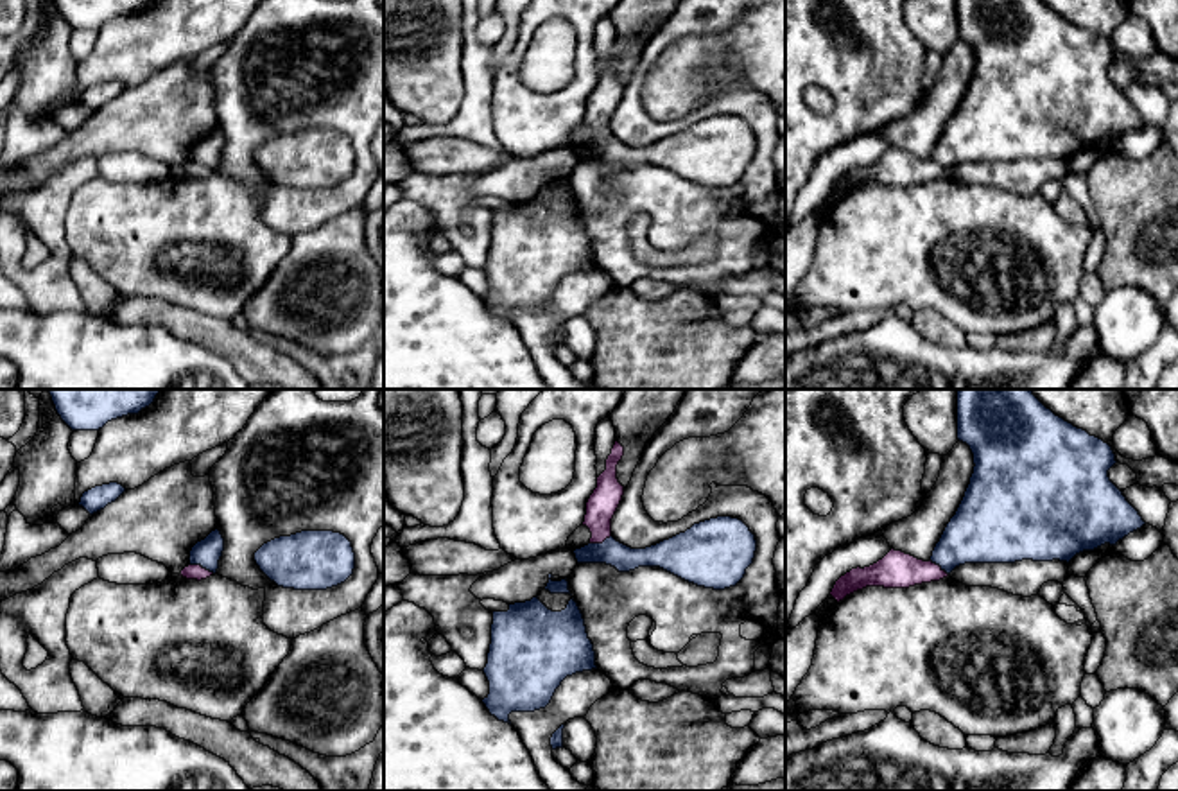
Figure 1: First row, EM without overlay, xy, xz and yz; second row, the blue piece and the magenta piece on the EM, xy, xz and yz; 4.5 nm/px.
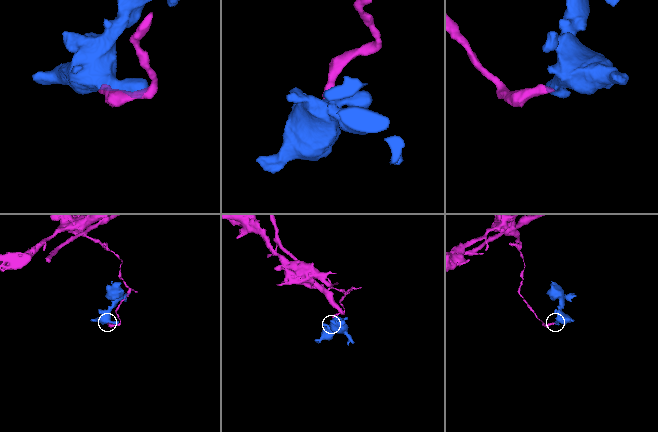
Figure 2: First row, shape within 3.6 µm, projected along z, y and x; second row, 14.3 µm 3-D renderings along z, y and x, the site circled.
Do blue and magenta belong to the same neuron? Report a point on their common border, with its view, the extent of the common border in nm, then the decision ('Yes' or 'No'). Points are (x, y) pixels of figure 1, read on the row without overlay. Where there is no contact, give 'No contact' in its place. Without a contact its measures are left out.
Touches blue at xy (203, 165). Shared border 120 nm. No

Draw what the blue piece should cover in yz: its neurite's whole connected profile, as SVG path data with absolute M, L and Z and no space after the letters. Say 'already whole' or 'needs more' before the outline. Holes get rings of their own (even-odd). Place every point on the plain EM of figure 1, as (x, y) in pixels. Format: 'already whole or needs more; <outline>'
already whole; M957 0L957 38L970 45L975 65L965 95L931 154L947 172L965 161L1069 161L1083 149L1117 143L1146 122L1108 75L1117 61L1112 45L1056 14L1042 0Z

